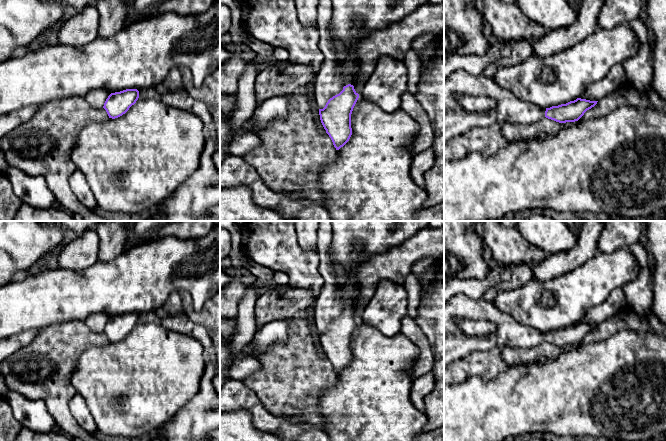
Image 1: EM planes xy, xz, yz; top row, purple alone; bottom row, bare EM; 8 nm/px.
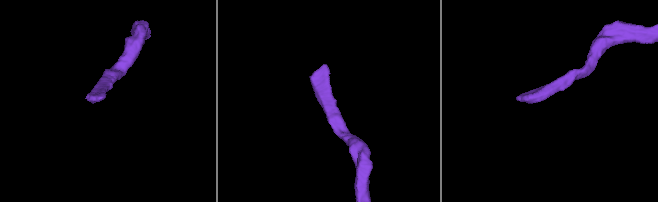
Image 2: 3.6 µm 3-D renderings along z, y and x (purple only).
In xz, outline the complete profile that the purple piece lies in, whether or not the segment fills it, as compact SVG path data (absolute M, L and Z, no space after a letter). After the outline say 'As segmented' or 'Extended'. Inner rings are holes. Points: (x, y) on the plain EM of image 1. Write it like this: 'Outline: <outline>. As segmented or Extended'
Outline: M319 221L316 252L323 285L316 296L315 325L319 332L321 347L334 371L339 374L352 359L351 338L359 318L353 309L345 308L342 300L346 272L332 258L332 237L332 221Z. Extended

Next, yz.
Outline: M455 295L444 304L444 367L474 351L487 351L495 347L530 348L545 341L559 347L575 346L597 326L577 322L543 333L520 325L483 298L474 300L465 295ZM455 318L491 321L496 329L485 335L469 337L459 331L454 324Z. Extended

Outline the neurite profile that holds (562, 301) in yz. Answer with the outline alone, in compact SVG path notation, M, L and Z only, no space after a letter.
M620 248L612 253L596 252L592 259L561 276L545 282L532 279L518 288L499 291L492 303L499 311L511 316L520 325L546 333L579 322L589 309L606 301L612 290L618 287L623 288L628 282L633 281L639 275L640 270L629 248Z

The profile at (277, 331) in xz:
M275 320L262 325L247 344L254 351L264 353L276 343L286 343L289 336L289 320Z

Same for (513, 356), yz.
M548 342L530 348L505 346L501 349L503 360L508 366L531 364L541 357L556 359L561 353L575 346L559 347Z

